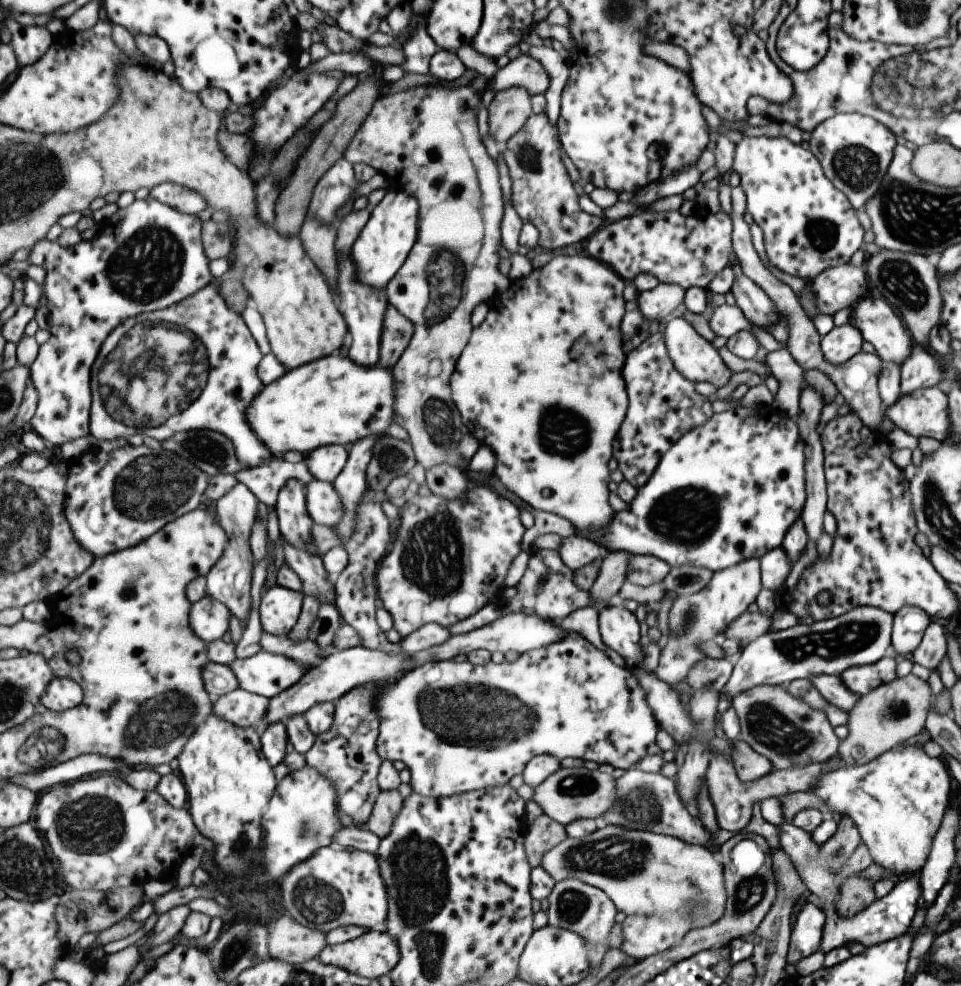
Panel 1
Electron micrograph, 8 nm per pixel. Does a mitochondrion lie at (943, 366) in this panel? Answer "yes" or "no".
no

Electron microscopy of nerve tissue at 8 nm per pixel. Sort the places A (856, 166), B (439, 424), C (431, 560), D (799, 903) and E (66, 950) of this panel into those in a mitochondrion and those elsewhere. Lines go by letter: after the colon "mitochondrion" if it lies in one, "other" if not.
A: mitochondrion
B: mitochondrion
C: mitochondrion
D: other
E: other

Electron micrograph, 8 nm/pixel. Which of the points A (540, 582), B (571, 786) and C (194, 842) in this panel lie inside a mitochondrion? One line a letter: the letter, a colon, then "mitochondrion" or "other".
A: mitochondrion
B: mitochondrion
C: other

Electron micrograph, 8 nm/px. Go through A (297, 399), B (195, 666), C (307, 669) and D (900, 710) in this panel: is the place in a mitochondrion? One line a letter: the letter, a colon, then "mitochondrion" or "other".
A: other
B: other
C: other
D: mitochondrion

